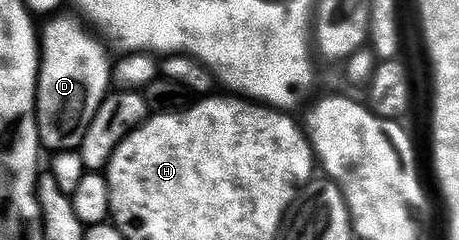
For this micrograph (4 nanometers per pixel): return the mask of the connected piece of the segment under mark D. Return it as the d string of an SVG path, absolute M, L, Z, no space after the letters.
M56 16L40 34L40 61L37 86L39 145L49 153L78 150L84 136L112 88L113 65L107 47L92 38L74 20Z

